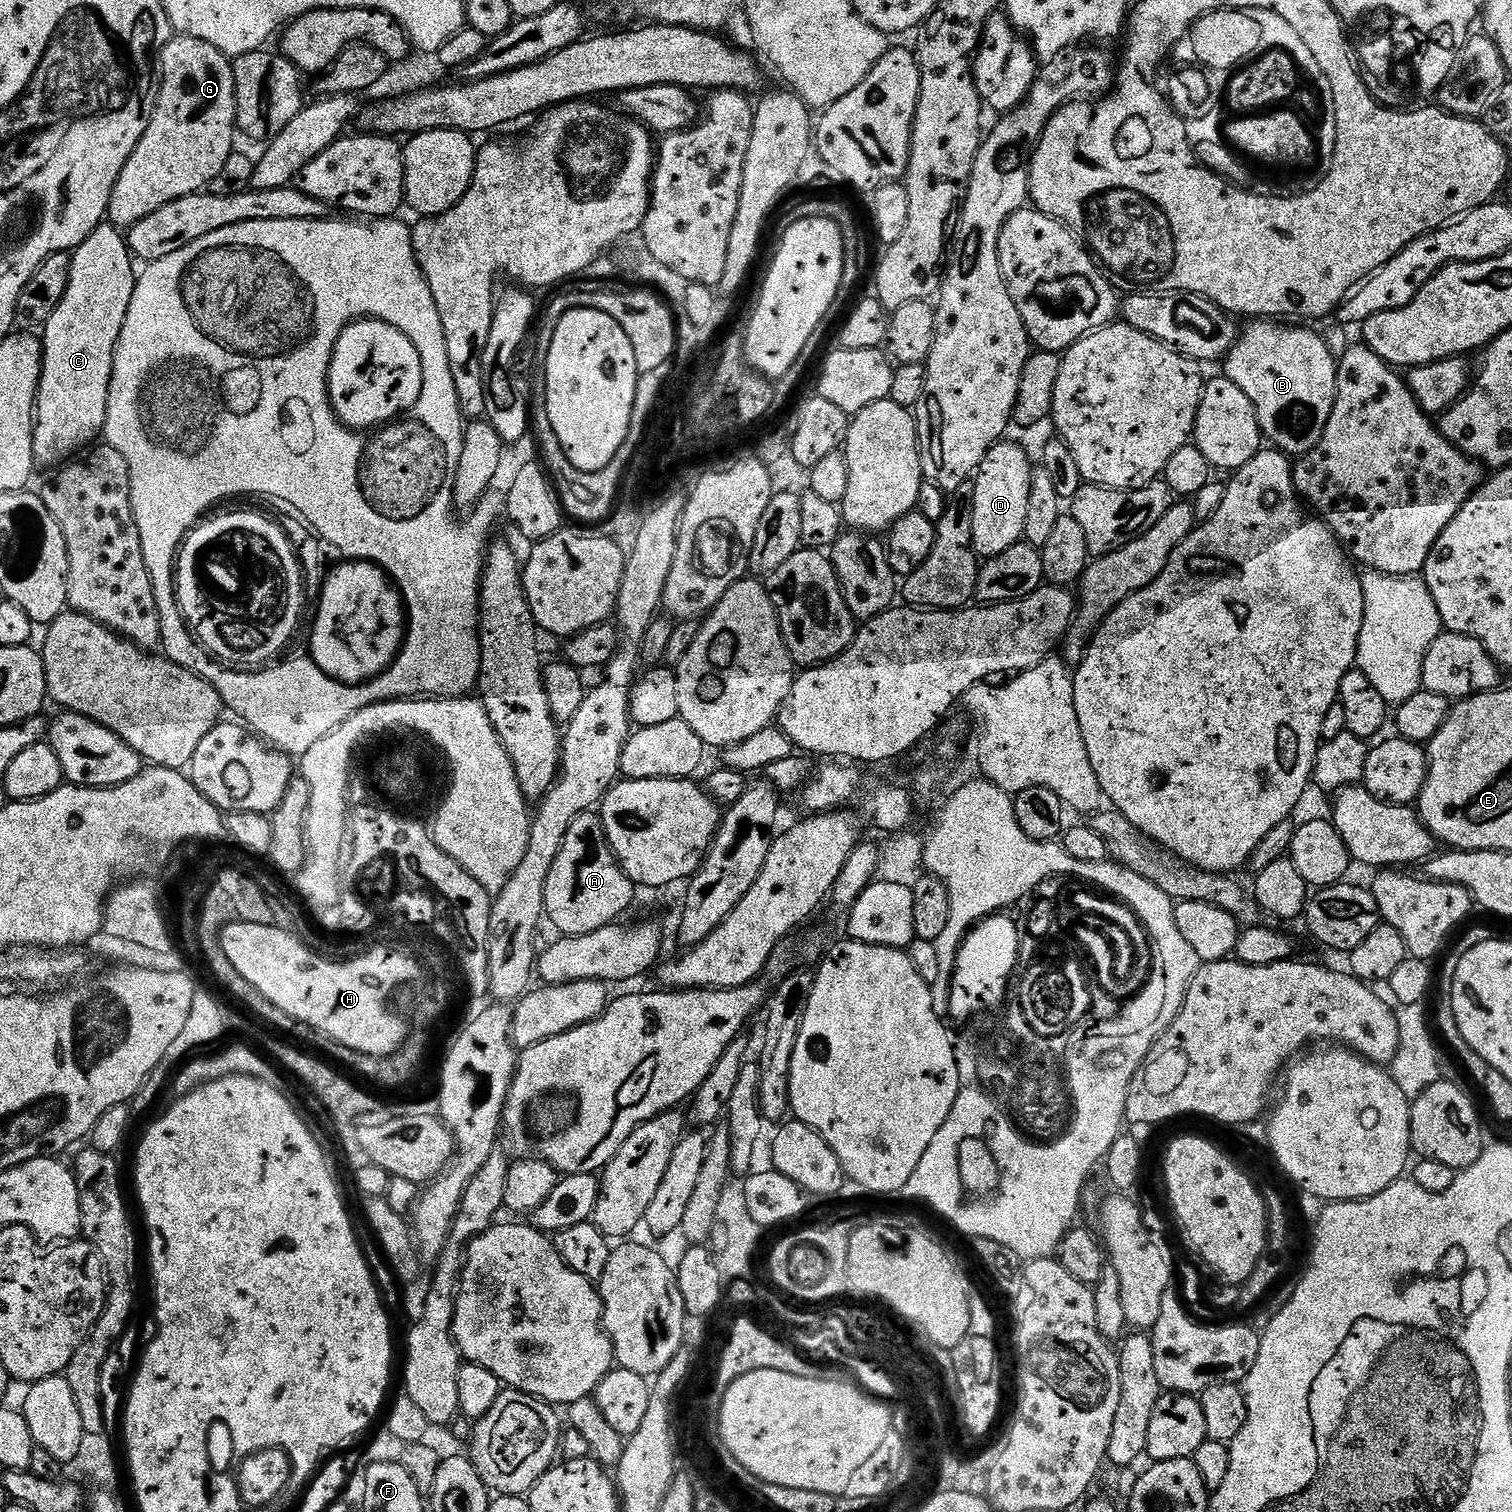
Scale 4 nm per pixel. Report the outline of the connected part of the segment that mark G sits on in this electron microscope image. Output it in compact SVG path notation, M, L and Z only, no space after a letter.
M176 34L165 48L159 49L158 64L159 75L161 72L164 77L161 80L159 77L158 80L156 108L152 112L150 126L146 134L142 134L142 142L138 142L134 154L130 154L126 166L122 166L122 174L118 174L114 194L110 194L106 220L113 228L121 230L134 227L142 222L142 218L154 214L154 210L162 210L162 206L178 198L203 193L212 180L218 178L218 170L226 166L226 158L230 158L234 151L232 143L238 137L236 91L232 60L229 57L210 46L210 42Z

